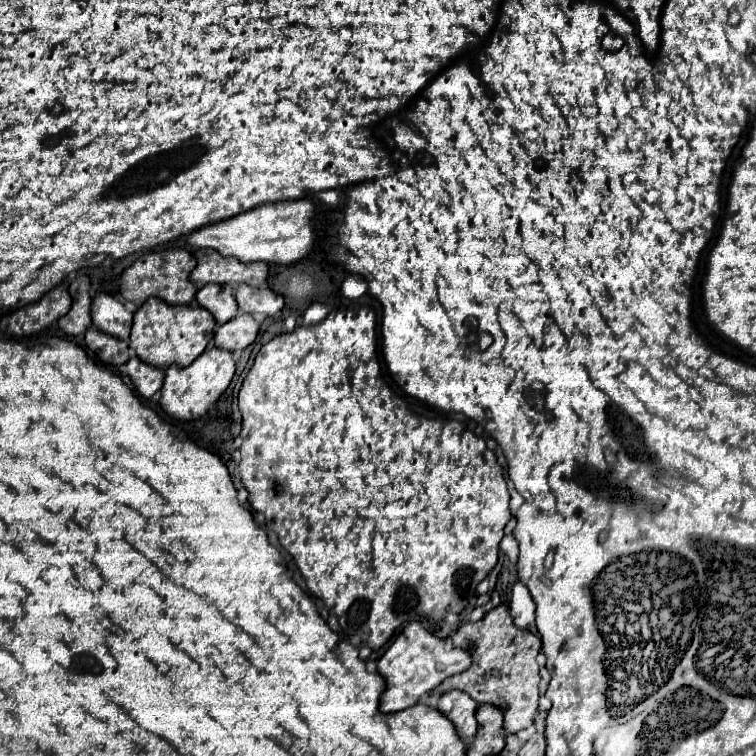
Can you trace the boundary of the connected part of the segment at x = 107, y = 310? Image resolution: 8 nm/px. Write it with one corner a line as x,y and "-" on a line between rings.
98,292
92,300
92,322
98,330
128,340
132,328
132,314
126,312
124,304
108,292

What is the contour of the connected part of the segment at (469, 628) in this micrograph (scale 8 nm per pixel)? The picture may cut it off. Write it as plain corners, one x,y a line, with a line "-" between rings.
500,604
496,606
494,610
486,612
482,620
478,622
464,622
456,628
456,634
452,636
452,642
454,646
462,646
466,648
468,644
468,650
472,652
472,666
466,670
466,672
460,672
460,674
454,674
452,678
444,680
440,686
438,686
438,692
448,692
452,688
456,690
464,690
466,694
470,694
478,704
494,704
498,706
500,710
504,710
504,732
508,734
516,734
518,730
524,730
528,726
534,724
534,716
538,714
538,686
540,686
540,666
536,662
538,654
540,654
540,648
542,648
542,642
528,630
522,630
514,624
512,616
510,616
510,610
506,604

